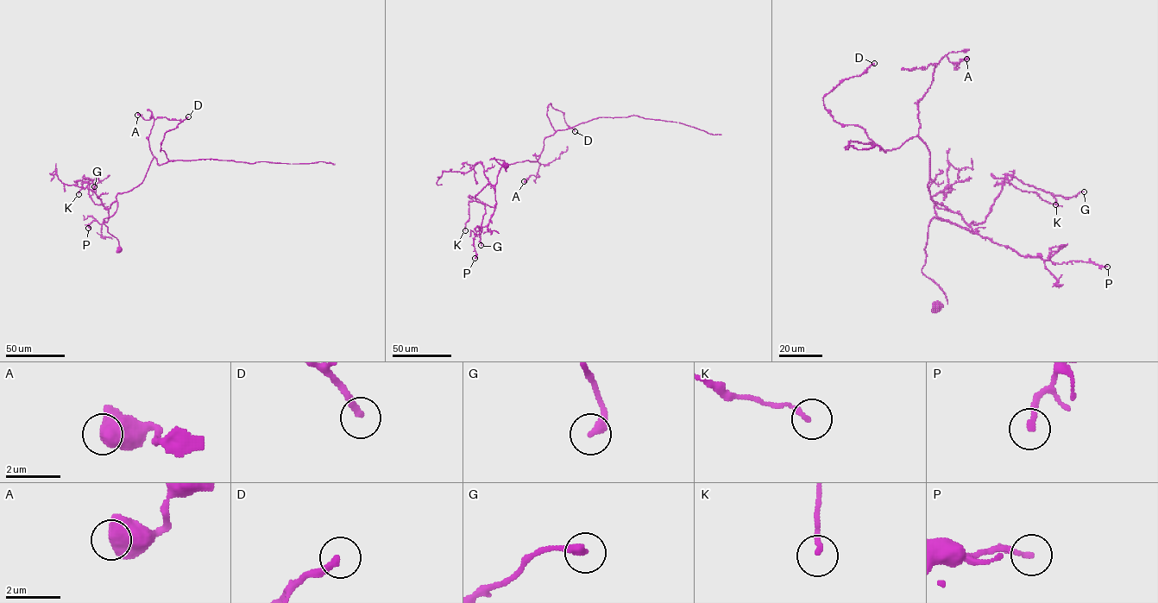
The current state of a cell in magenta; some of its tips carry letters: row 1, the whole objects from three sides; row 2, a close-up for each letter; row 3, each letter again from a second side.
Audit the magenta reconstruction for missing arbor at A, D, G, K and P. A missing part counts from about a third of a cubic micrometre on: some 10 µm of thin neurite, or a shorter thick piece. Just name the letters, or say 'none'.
D

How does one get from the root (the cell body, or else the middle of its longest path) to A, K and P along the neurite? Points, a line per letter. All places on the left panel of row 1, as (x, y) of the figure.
A: (119, 249), (103, 219), (116, 210), (118, 193), (142, 182), (154, 157), (154, 118), (137, 115)
K: (119, 249), (103, 222), (117, 202), (108, 209), (95, 204), (88, 182), (82, 181), (78, 194)
P: (119, 249), (118, 240), (103, 222), (116, 210), (116, 201), (108, 209), (107, 222), (93, 220), (88, 228)

